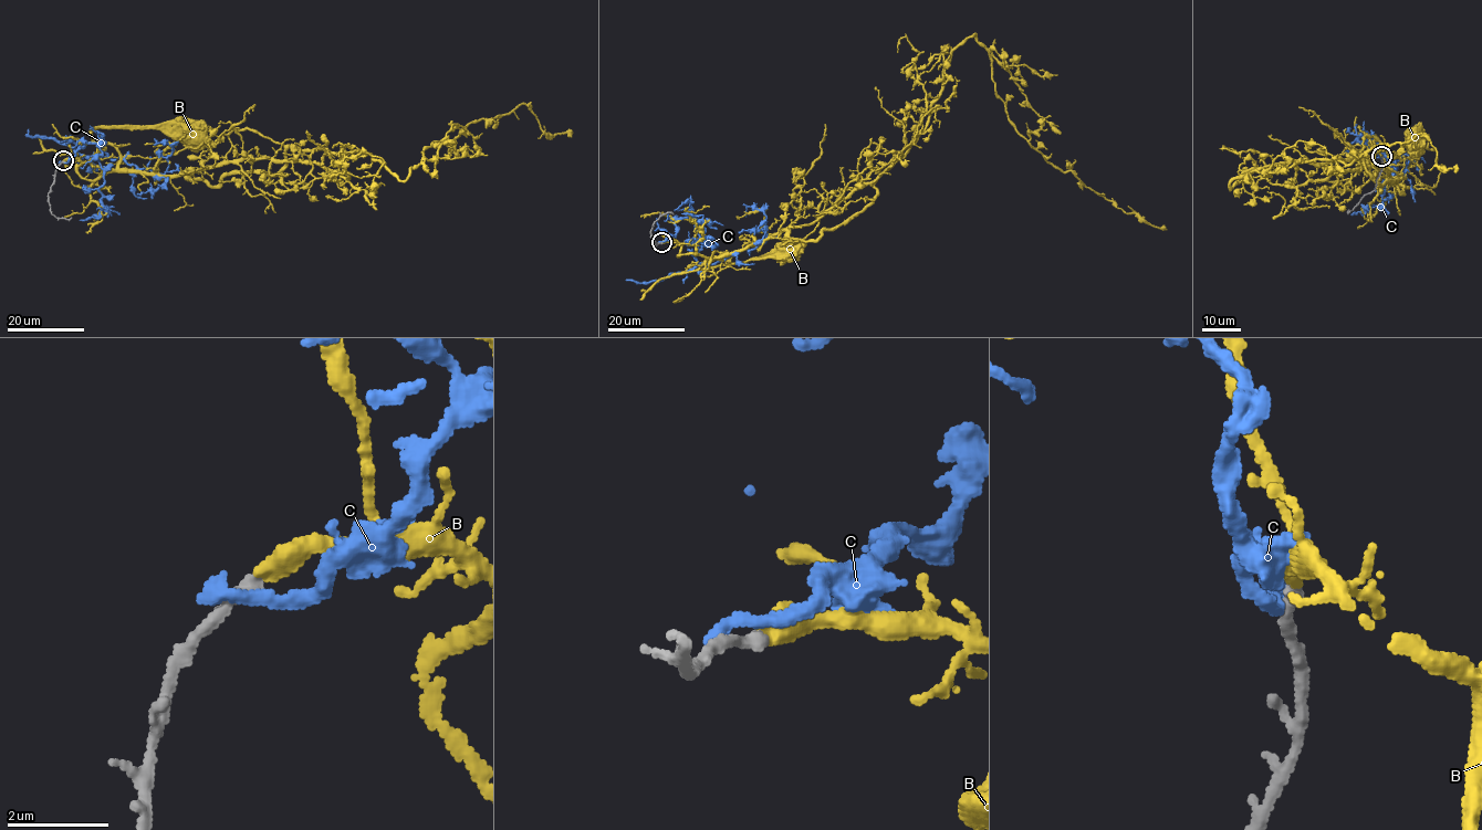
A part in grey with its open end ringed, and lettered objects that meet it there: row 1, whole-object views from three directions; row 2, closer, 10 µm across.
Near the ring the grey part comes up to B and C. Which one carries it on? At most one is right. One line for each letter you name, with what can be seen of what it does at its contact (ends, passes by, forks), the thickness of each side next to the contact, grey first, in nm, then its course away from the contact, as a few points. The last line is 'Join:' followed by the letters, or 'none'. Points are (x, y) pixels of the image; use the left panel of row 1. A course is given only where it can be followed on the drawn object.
B: it ends; calibres 280 and 440 nm; course (62, 160), (77, 158), (90, 179), (113, 171), (119, 153), (92, 135), (98, 127), (192, 135)
Join: B

